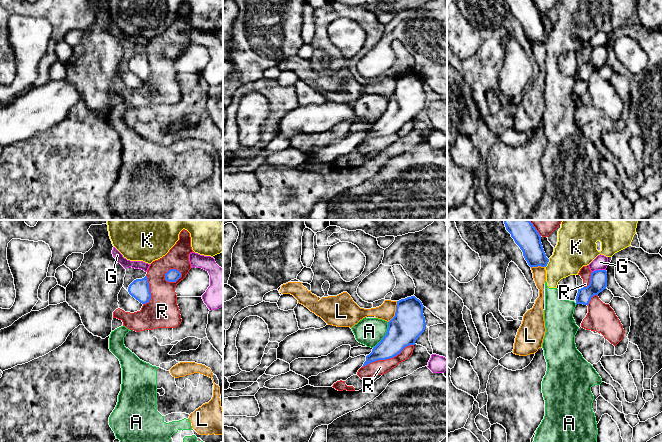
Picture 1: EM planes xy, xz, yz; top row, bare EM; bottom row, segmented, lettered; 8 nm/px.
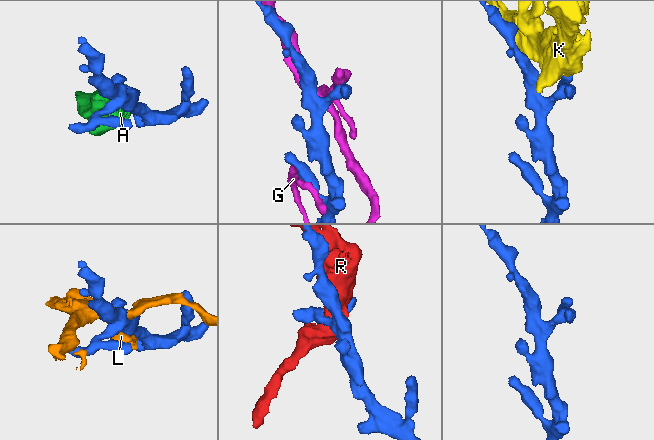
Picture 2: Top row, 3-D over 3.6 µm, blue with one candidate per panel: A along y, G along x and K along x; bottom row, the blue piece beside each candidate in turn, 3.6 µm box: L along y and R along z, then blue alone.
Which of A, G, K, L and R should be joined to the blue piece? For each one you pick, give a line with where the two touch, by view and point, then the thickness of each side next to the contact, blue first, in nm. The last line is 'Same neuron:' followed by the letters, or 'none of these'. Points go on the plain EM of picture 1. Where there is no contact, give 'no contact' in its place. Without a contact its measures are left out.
Same neuron: none of these

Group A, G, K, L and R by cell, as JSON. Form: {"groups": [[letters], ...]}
{"groups": [["A", "K"], ["G"], ["L"], ["R"]]}

